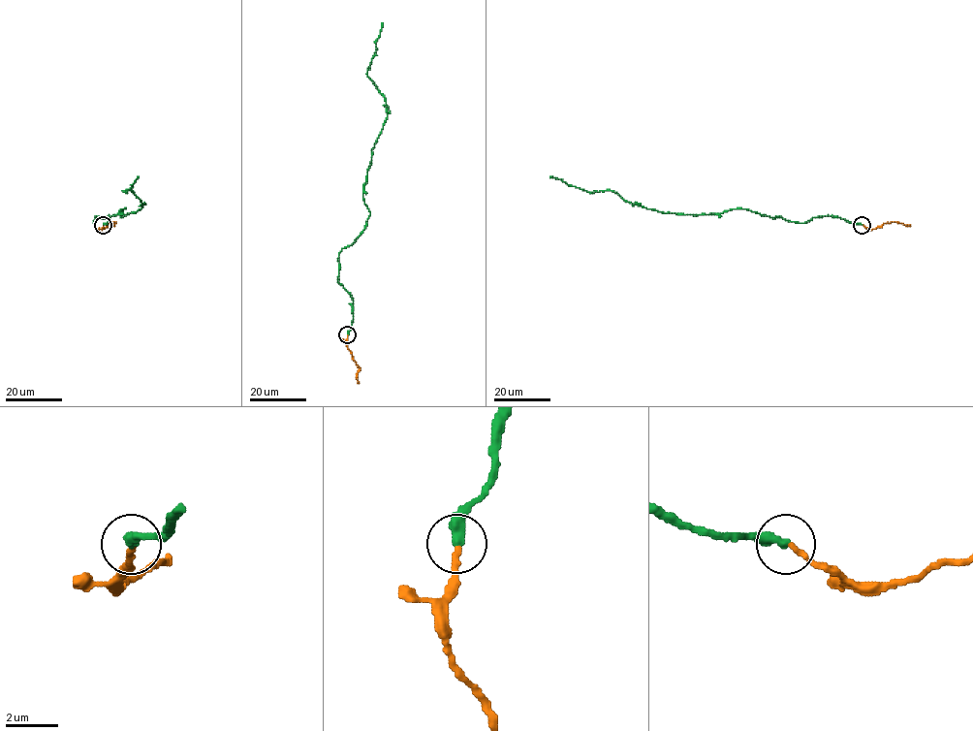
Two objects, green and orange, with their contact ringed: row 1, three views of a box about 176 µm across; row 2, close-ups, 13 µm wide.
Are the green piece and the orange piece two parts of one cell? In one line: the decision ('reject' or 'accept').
accept

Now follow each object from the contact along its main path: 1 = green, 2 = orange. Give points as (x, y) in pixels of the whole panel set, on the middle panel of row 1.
1: (348, 334), (353, 299), (338, 282), (338, 256), (370, 213), (363, 184), (387, 107), (366, 70), (383, 23)
2: (348, 335), (346, 346), (359, 367), (359, 383)

